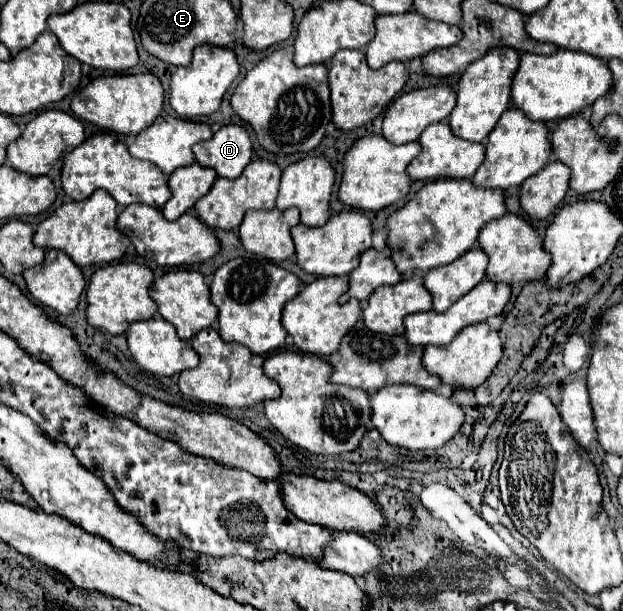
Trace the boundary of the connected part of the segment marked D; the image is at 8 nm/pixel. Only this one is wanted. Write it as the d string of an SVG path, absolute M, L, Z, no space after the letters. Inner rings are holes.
M222 126L210 140L198 142L194 148L196 162L214 168L218 176L238 178L252 158L252 140L244 126Z

